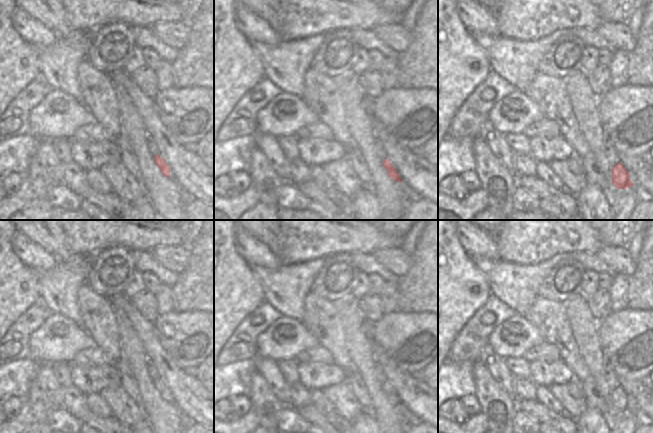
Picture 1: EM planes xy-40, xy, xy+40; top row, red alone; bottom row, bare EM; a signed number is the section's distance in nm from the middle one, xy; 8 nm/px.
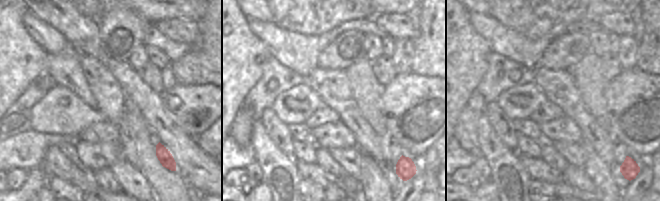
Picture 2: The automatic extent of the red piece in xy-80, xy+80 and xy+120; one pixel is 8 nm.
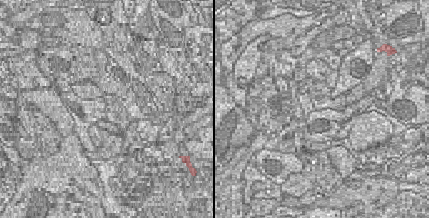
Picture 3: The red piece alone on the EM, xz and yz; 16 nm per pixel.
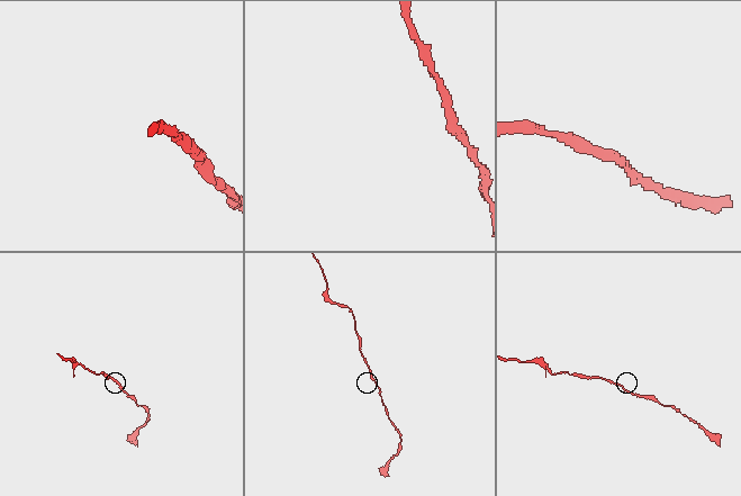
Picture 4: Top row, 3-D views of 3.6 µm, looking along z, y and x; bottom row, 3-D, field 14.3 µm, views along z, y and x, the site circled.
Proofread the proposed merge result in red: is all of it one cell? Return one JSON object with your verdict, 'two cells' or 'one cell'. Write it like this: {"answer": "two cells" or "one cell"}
{"answer": "one cell"}

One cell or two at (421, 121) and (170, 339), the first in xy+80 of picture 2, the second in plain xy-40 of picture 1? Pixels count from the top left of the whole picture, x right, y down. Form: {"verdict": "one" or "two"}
{"verdict": "one"}

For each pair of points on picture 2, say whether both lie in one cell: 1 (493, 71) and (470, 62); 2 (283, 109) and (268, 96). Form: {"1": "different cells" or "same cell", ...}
{"1": "different cells", "2": "different cells"}

